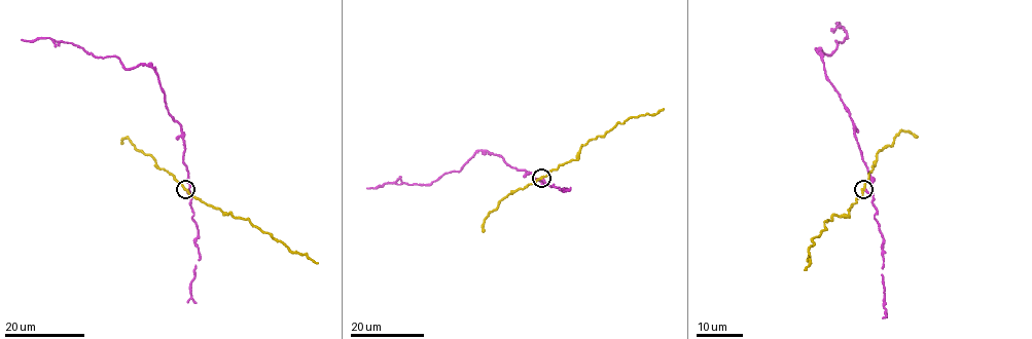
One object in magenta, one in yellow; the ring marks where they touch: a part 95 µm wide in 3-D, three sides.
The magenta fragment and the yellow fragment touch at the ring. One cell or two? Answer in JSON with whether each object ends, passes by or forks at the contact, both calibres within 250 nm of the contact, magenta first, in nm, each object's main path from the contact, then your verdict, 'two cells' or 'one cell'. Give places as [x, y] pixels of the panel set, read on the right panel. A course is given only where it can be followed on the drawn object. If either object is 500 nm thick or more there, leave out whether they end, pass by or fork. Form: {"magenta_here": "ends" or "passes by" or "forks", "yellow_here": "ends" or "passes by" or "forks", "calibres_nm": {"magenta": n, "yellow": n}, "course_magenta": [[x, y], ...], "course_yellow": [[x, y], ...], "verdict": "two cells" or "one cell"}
{"magenta_here": "ends", "yellow_here": "passes by", "calibres_nm": {"magenta": 300, "yellow": 220}, "course_magenta": [[864, 189], [872, 192], [872, 181], [855, 125], [815, 49], [830, 54], [835, 40], [843, 42], [839, 25]], "course_yellow": [[864, 189], [848, 216], [835, 215], [813, 239], [815, 242], [809, 248], [808, 258], [811, 261], [805, 270]], "verdict": "two cells"}

